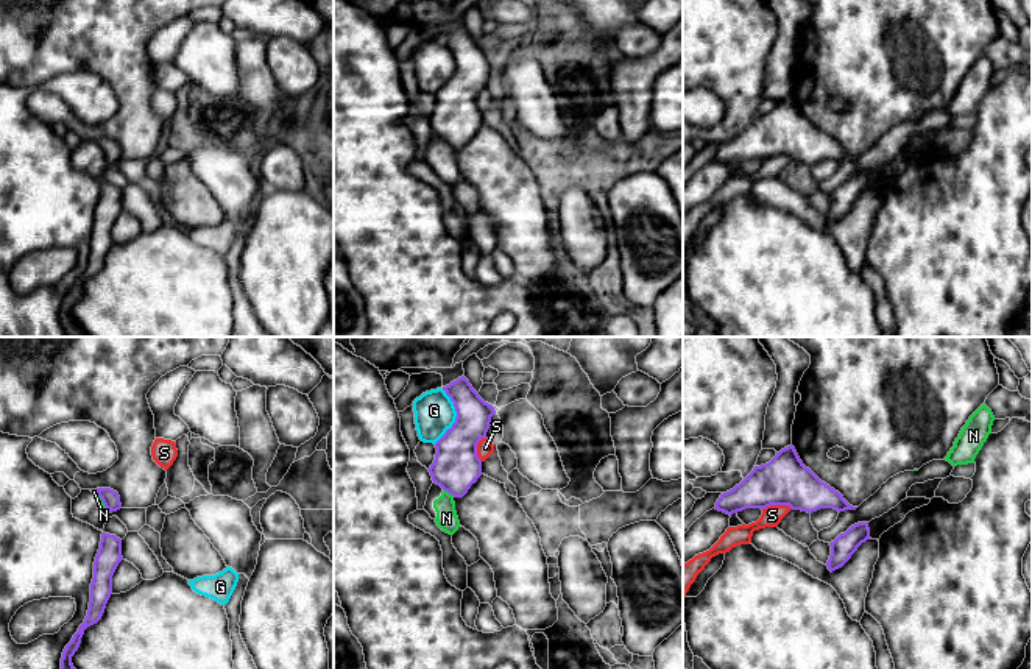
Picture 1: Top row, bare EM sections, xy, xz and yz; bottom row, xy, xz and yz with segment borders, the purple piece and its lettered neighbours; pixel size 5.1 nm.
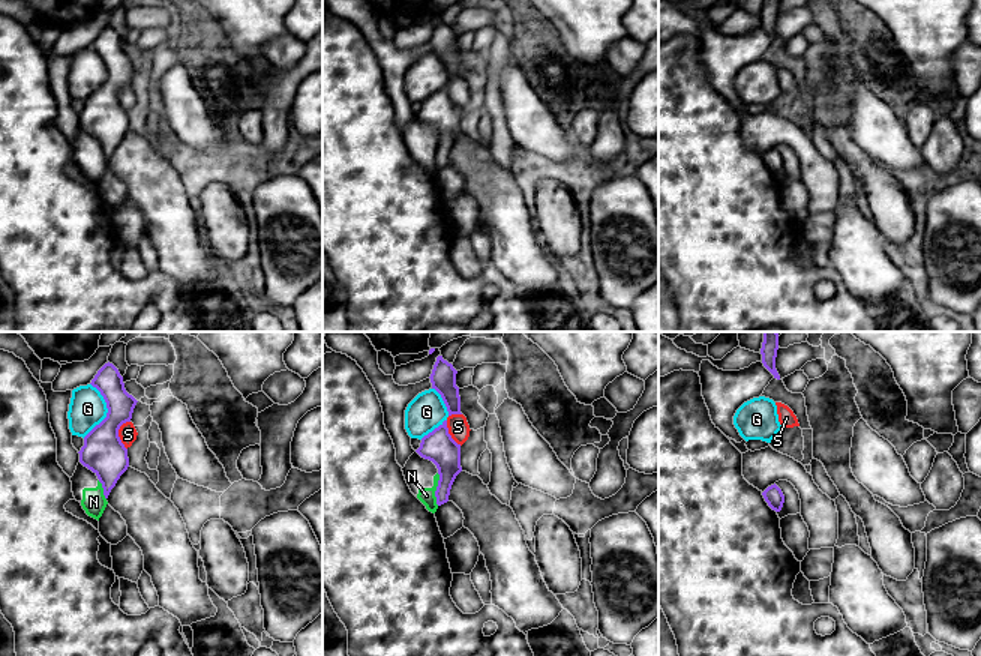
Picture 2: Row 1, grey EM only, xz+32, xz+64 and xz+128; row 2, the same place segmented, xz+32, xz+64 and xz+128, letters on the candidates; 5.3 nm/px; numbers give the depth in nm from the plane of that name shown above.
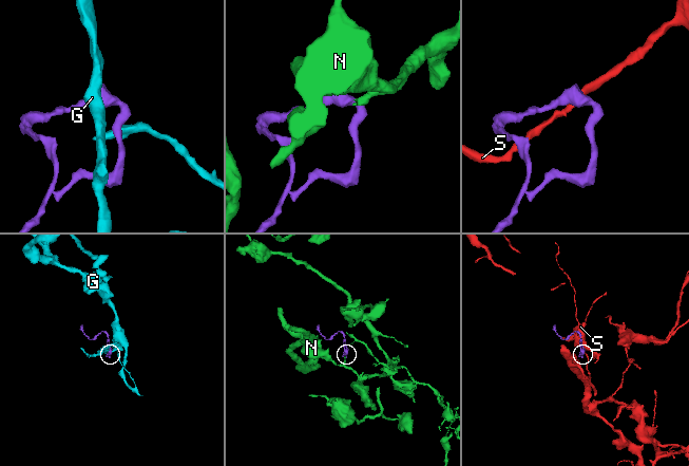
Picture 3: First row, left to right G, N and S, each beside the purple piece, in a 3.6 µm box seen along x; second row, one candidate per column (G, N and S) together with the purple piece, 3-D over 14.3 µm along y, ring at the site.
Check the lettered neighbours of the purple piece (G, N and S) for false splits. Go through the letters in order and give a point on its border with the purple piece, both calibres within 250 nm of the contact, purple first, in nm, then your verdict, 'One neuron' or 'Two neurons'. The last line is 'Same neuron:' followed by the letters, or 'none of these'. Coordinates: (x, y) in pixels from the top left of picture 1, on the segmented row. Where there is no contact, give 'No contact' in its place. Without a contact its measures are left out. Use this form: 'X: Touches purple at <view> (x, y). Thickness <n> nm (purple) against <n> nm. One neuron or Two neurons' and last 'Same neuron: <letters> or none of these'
G: Touches purple at xz (457, 417). Thickness 240 nm (purple) against 200 nm. Two neurons
N: Touches purple at xz (449, 493). Thickness 240 nm (purple) against 110 nm. Two neurons
S: Touches purple at yz (777, 504). Thickness 260 nm (purple) against 100 nm. Two neurons
Same neuron: none of these

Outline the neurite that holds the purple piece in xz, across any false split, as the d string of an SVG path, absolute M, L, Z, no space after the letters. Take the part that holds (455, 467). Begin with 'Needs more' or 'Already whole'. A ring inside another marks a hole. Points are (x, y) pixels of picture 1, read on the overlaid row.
Already whole. M461 376L443 387L454 402L457 418L451 429L435 443L435 460L429 468L433 483L454 497L463 497L482 476L477 444L486 438L494 407L485 402Z

